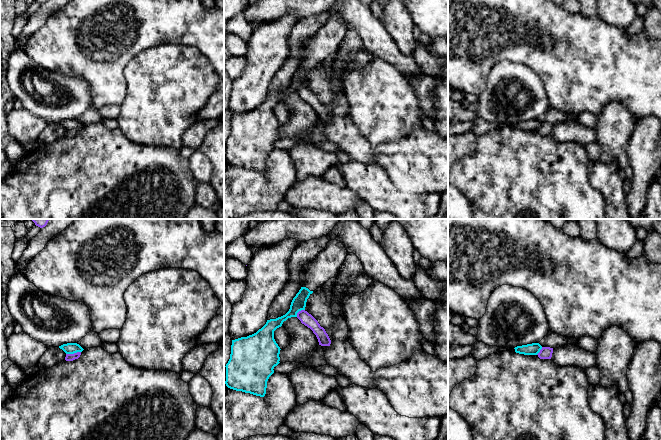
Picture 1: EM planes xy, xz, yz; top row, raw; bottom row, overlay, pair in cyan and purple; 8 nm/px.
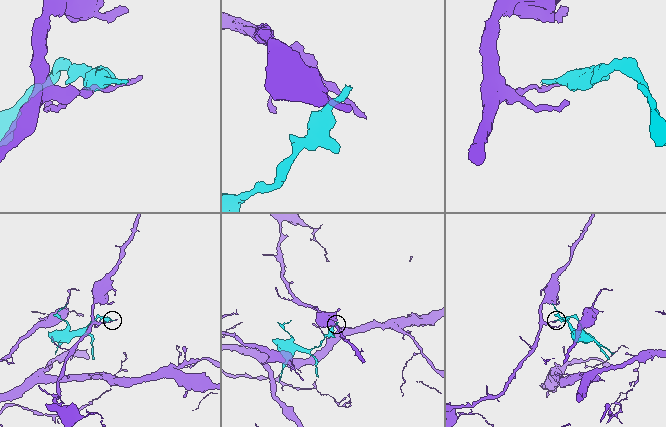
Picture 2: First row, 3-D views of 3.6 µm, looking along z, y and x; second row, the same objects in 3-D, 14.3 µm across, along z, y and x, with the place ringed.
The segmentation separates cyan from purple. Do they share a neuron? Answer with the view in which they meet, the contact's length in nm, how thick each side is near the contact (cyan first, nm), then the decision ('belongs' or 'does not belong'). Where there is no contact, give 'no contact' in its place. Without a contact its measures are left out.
meets cyan in xy; contact 120 nm long; 100 nm thick on the cyan side, 60 nm on the other; does not belong

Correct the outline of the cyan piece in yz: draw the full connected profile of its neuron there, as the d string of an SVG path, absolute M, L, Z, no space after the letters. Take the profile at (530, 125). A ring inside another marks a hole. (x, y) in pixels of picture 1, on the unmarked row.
M532 119L522 122L517 122L514 124L516 129L524 130L524 131L537 131L542 122L539 119Z

